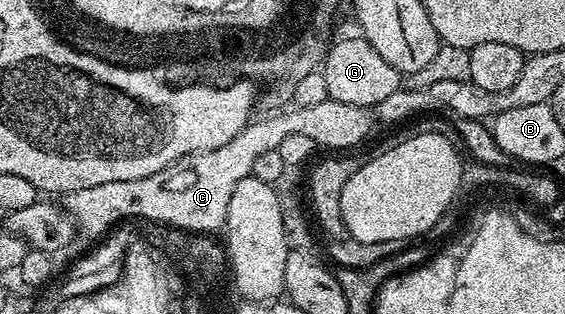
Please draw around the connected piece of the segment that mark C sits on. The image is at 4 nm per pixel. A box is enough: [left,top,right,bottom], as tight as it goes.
[64,100,376,239]

